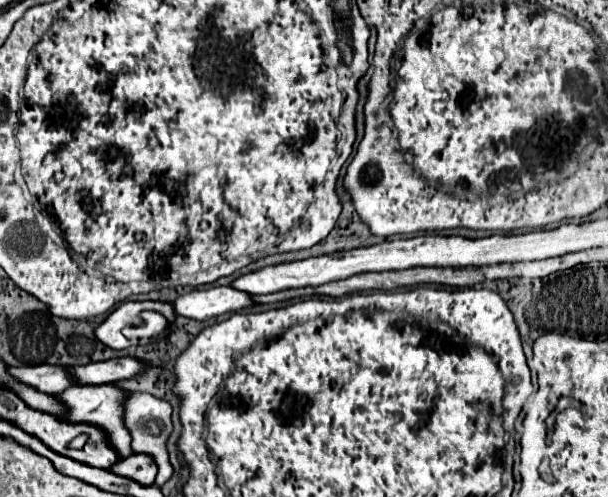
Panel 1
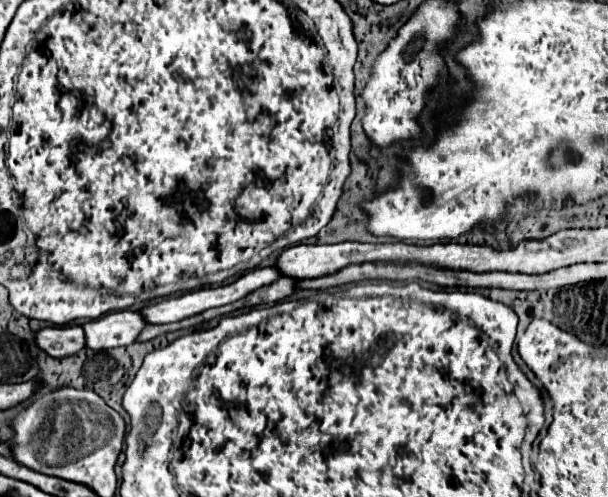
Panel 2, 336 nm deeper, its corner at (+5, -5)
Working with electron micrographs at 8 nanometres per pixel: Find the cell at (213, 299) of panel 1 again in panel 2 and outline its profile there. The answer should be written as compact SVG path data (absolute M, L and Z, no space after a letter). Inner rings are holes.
M120 310L104 314L102 318L84 324L86 346L92 350L106 350L134 344L138 334L148 326L140 310Z

